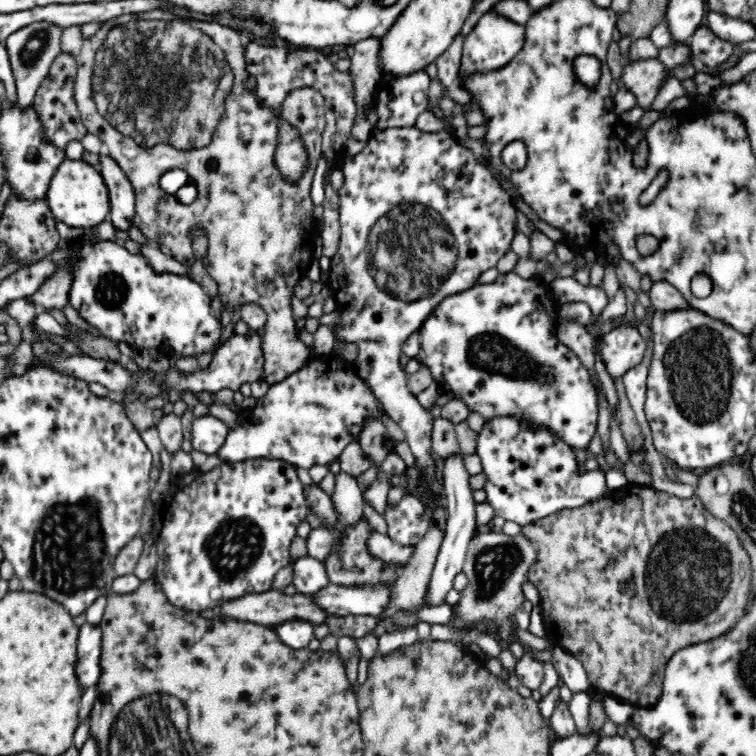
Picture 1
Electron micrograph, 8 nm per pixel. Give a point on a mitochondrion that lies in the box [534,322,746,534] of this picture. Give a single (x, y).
(698, 367)

